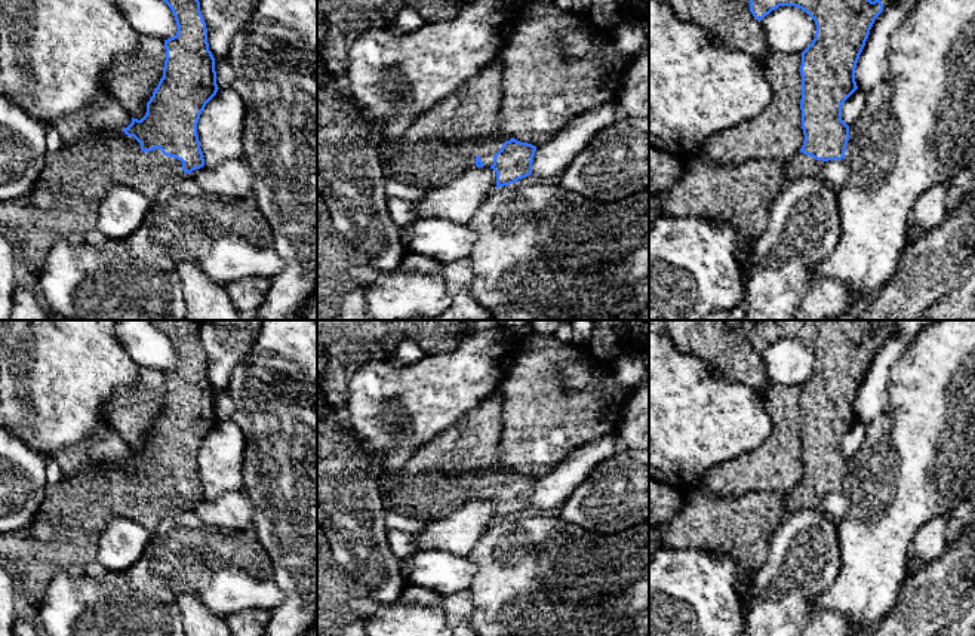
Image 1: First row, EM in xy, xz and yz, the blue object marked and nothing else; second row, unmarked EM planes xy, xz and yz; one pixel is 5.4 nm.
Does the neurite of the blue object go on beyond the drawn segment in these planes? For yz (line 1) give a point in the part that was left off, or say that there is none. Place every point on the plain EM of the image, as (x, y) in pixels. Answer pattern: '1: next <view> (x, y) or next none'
1: next yz (800, 497)

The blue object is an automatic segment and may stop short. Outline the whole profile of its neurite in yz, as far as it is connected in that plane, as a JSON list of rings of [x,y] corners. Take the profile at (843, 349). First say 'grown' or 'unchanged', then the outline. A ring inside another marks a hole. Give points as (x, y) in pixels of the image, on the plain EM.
grown; [[[759,320],[750,331],[750,344],[762,353],[779,338],[806,344],[816,357],[815,371],[802,384],[802,461],[803,477],[785,497],[787,513],[800,509],[821,511],[821,498],[845,491],[849,458],[842,452],[842,437],[858,421],[855,400],[876,350],[883,344],[880,332],[870,332],[871,320]]]

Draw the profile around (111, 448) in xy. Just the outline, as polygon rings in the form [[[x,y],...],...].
[[[108,428],[101,439],[89,439],[62,448],[52,455],[67,477],[105,464],[123,464],[132,455],[132,448],[114,430]]]

